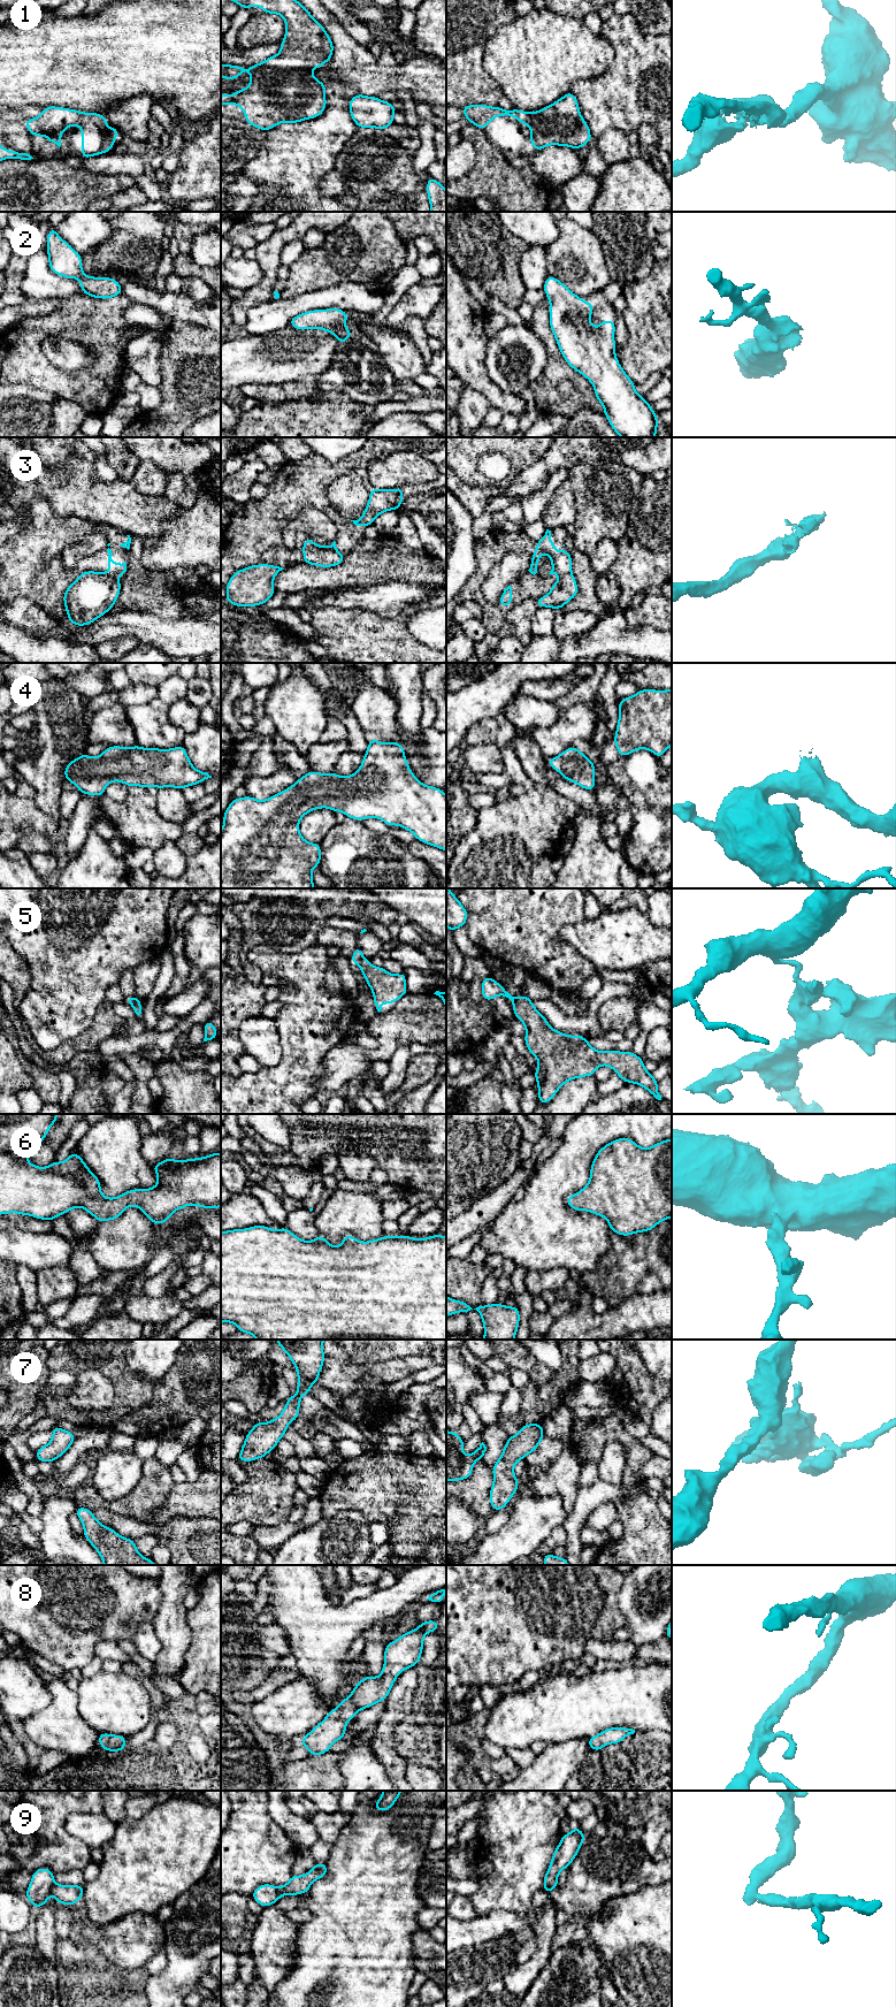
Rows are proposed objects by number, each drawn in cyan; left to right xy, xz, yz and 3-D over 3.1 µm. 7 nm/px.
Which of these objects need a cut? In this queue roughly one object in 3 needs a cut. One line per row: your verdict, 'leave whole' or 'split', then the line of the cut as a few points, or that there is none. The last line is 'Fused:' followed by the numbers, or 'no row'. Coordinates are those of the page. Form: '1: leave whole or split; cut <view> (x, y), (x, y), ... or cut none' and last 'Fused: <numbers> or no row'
1: leave whole; cut none
2: leave whole; cut none
3: split; cut yz (569, 571), (560, 577)
4: leave whole; cut none
5: split; cut xy (137, 998), (132, 1005)
6: leave whole; cut none
7: leave whole; cut none
8: leave whole; cut none
9: split; cut xy (54, 1883), (51, 1892)
Fused: 3, 5, 9

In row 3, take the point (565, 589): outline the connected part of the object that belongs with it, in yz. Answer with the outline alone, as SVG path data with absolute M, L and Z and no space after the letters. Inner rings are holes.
M568 572L559 578L552 585L549 594L536 600L537 608L552 608L554 610L562 609L570 600L577 595L579 588L572 572Z

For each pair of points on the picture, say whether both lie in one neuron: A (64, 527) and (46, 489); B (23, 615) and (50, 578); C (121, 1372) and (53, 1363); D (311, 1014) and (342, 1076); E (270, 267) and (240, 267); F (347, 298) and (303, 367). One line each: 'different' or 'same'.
A: different
B: different
C: same
D: different
E: different
F: different

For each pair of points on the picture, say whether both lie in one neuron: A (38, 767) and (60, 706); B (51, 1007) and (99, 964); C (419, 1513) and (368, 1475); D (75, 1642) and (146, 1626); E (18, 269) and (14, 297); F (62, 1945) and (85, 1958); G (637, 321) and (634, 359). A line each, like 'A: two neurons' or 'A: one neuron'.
A: one neuron
B: one neuron
C: one neuron
D: two neurons
E: one neuron
F: one neuron
G: one neuron

